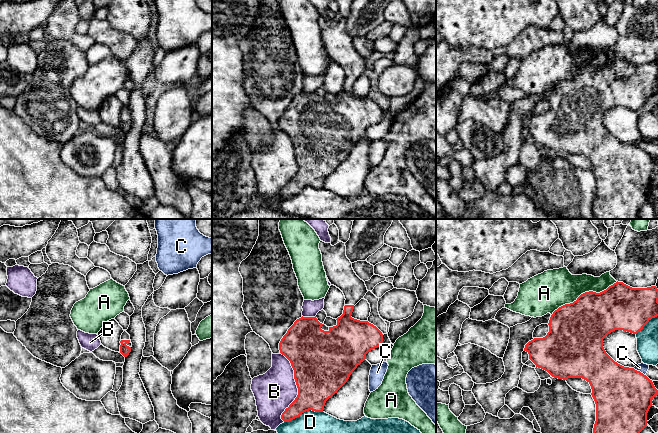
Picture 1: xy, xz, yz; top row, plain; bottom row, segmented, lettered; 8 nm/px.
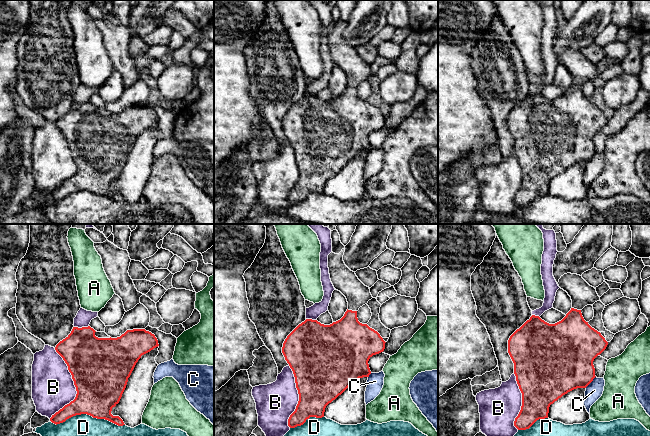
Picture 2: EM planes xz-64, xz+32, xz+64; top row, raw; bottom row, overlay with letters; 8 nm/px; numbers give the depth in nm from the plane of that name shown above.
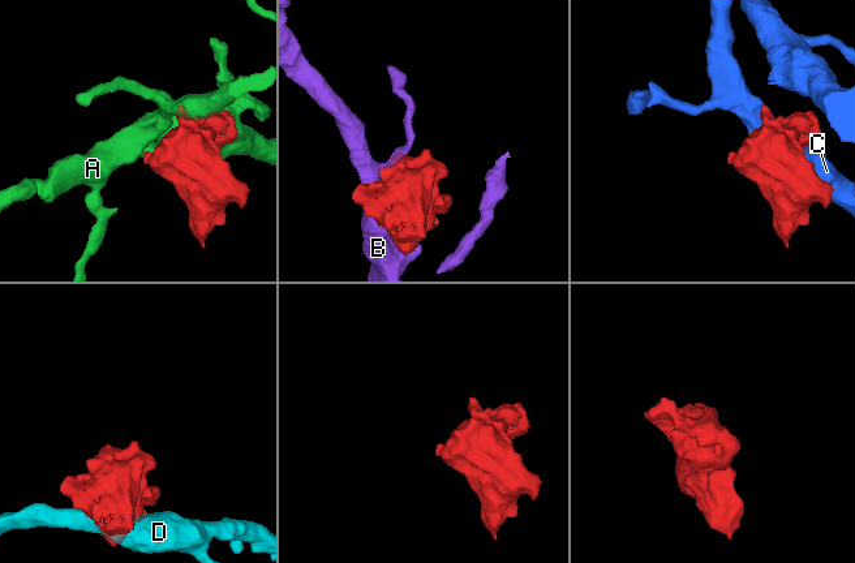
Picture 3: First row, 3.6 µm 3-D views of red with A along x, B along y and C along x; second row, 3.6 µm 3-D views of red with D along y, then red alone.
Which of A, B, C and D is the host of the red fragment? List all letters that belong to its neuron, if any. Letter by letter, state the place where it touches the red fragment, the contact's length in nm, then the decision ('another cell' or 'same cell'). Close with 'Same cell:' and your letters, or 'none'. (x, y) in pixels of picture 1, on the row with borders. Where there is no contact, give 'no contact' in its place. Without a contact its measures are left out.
A: contact yz (583, 293); length 600 nm; another cell
B: contact xz (297, 387); length 550 nm; another cell
C: contact yz (639, 371); length 120 nm; another cell
D: contact xz (303, 412); length 320 nm; another cell
Same cell: none

